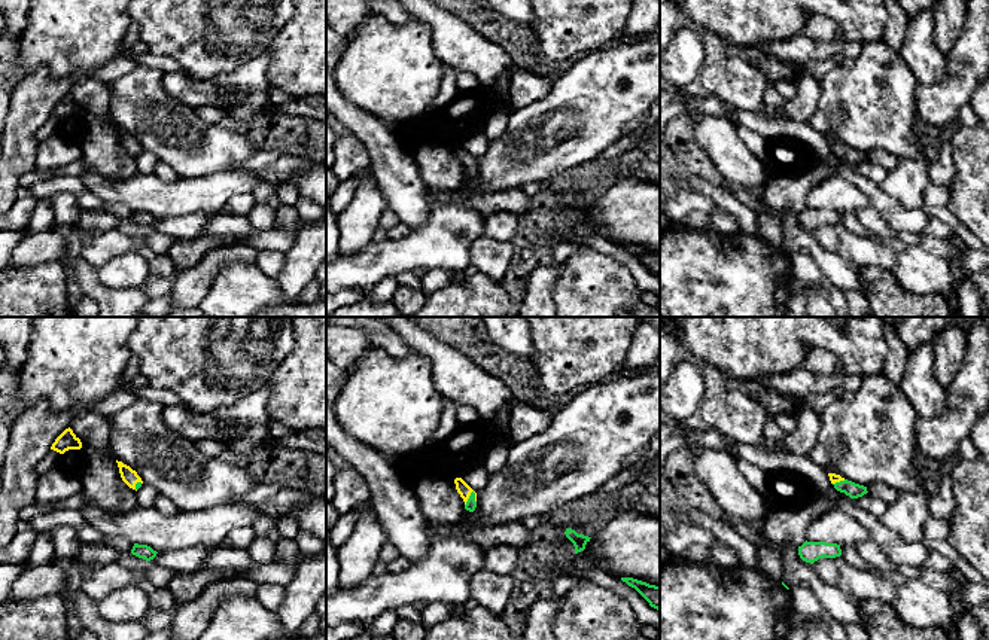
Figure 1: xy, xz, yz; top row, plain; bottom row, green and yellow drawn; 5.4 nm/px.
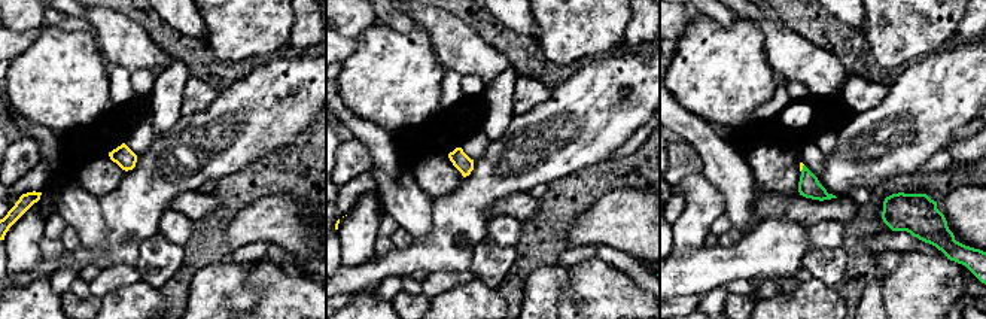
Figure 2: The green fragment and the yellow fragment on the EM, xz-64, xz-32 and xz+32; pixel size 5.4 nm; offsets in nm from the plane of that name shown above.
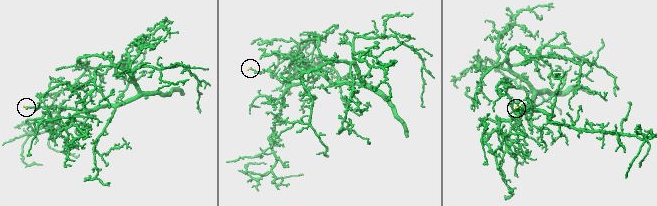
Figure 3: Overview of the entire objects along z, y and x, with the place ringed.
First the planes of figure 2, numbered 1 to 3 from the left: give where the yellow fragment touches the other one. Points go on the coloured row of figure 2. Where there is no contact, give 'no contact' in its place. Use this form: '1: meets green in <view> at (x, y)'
1: no contact
2: no contact
3: meets green in xz+32 at (803, 167)

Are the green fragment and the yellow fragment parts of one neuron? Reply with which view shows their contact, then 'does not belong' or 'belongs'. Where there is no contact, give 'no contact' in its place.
xz | belongs

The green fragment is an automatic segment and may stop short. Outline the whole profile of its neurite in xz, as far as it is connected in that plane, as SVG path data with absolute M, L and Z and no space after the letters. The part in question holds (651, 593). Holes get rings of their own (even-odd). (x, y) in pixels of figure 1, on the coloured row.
M621 577L621 580L635 588L649 603L651 607L660 610L660 586L649 585L633 577Z

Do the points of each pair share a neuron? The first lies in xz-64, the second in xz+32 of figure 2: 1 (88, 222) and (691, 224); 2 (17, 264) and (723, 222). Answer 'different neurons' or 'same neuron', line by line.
1: different neurons
2: different neurons

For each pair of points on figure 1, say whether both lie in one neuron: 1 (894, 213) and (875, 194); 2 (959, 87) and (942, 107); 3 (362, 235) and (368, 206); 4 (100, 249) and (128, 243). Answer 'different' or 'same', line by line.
1: same
2: same
3: same
4: same

